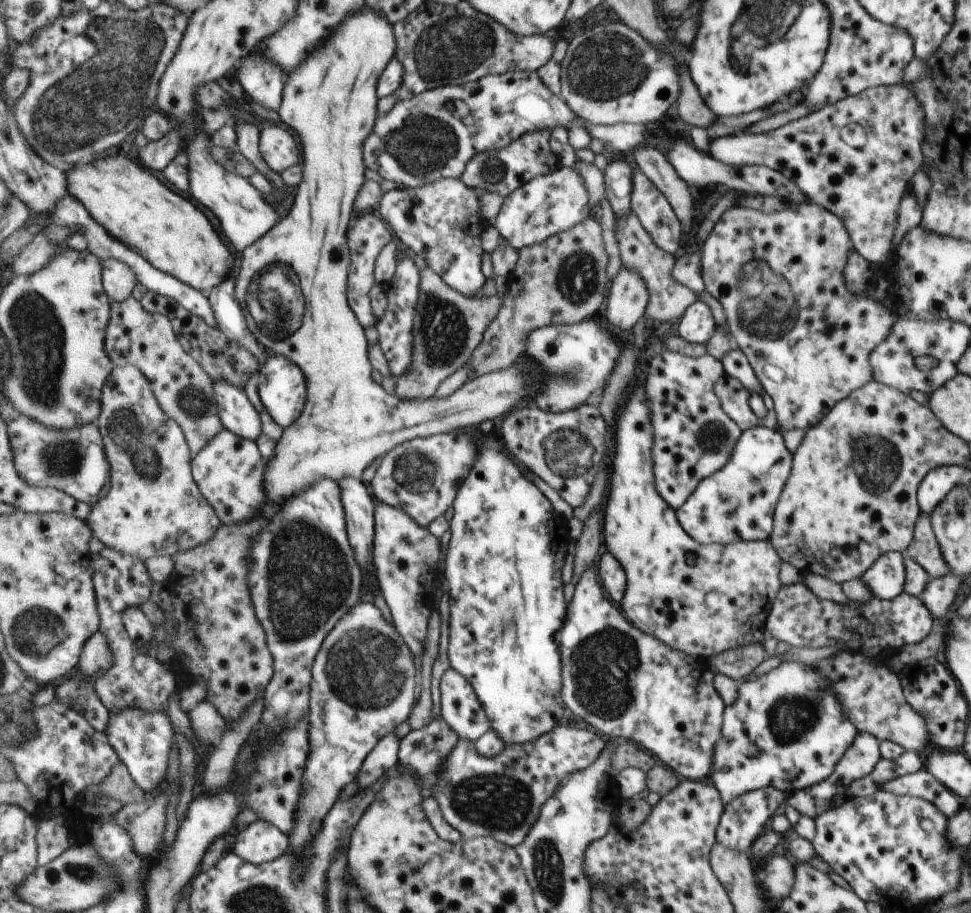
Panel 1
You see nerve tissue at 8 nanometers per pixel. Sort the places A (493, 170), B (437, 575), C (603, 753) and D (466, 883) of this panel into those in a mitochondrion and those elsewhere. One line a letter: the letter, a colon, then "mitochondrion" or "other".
A: mitochondrion
B: other
C: other
D: other

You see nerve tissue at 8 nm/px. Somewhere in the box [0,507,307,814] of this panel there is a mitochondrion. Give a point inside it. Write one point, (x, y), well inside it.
(37, 632)

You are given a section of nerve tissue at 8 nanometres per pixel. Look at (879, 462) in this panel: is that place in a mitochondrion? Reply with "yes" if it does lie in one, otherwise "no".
yes

